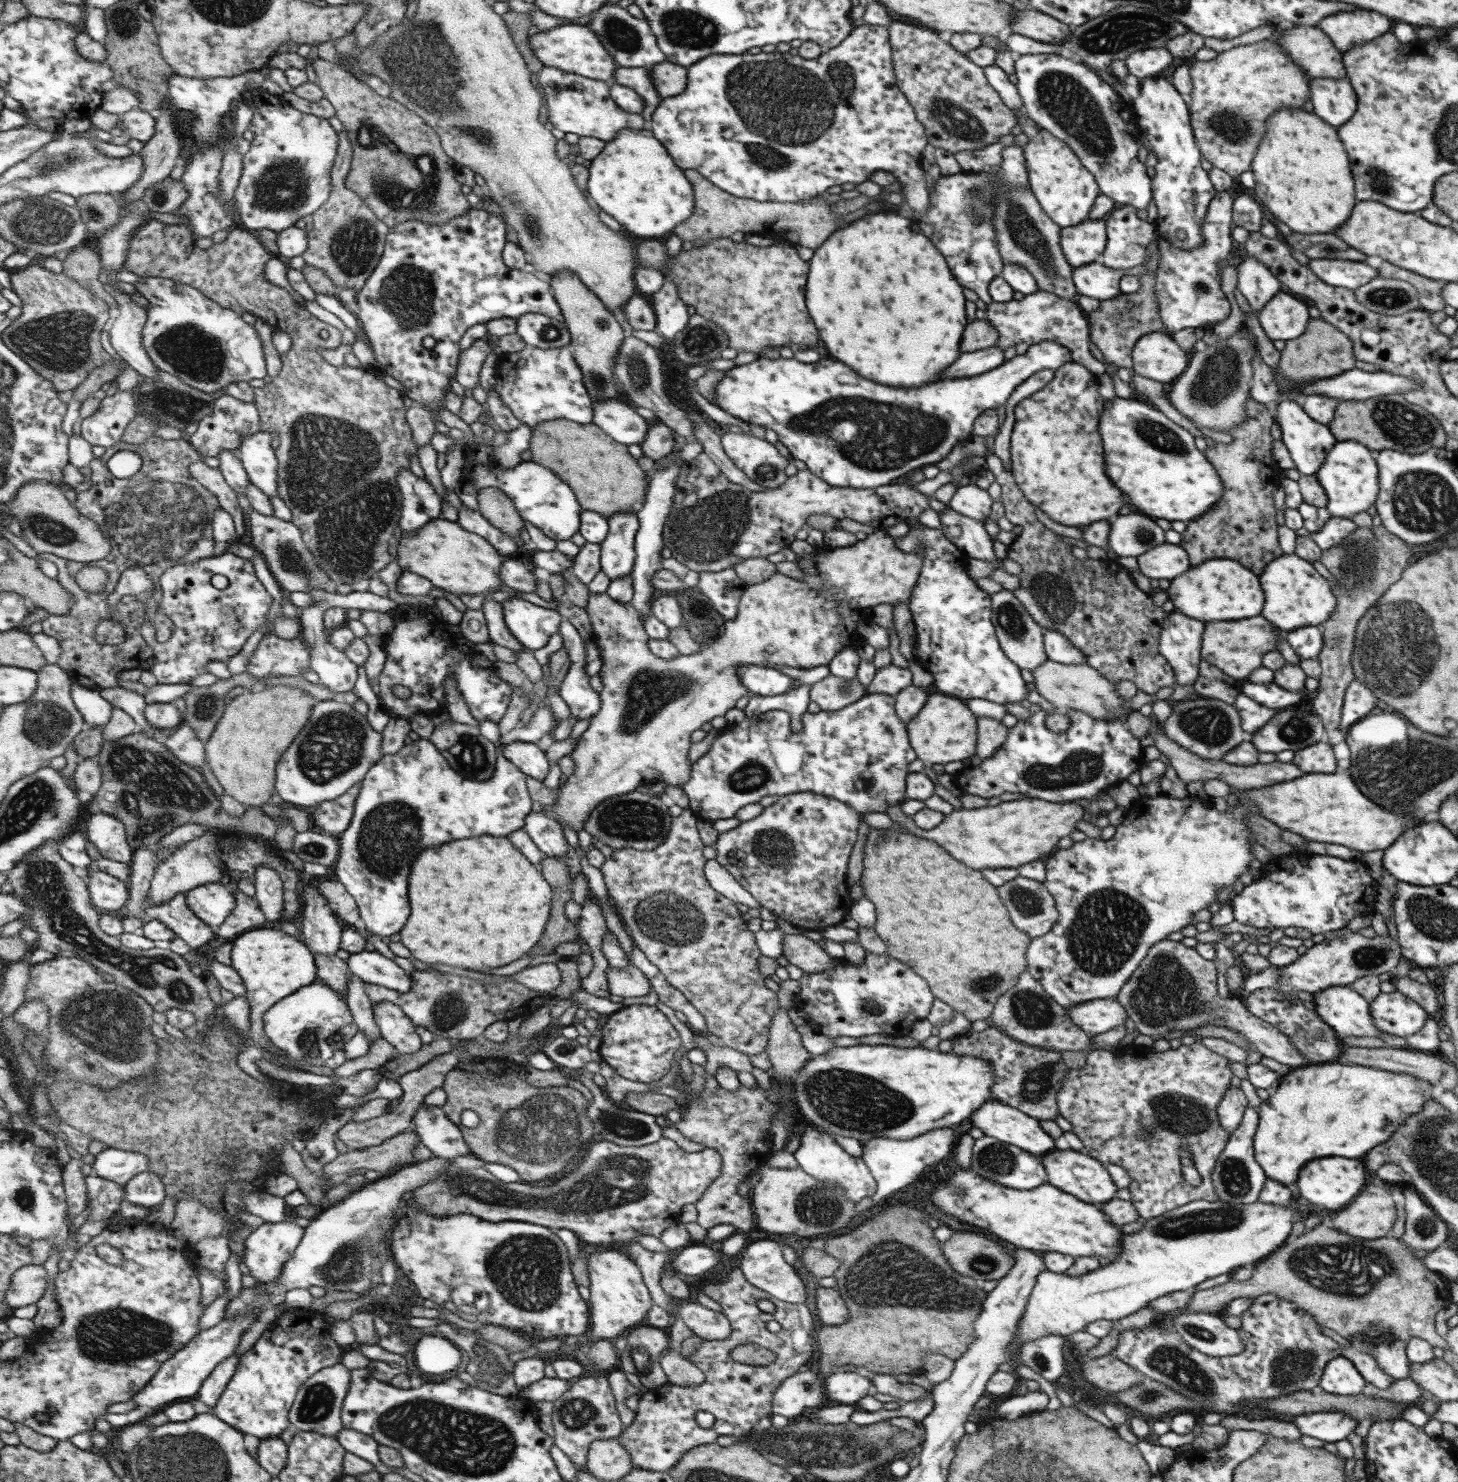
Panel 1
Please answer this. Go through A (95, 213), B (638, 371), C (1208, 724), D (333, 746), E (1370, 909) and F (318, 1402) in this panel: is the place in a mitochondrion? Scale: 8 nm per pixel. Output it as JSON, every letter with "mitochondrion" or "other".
{"A":"mitochondrion","B":"mitochondrion","C":"mitochondrion","D":"mitochondrion","E":"other","F":"mitochondrion"}

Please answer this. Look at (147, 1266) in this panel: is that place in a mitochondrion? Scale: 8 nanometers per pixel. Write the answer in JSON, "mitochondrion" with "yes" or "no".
{"mitochondrion":"no"}

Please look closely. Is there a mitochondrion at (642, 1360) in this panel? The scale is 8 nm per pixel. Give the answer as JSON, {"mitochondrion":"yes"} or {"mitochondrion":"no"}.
{"mitochondrion":"yes"}

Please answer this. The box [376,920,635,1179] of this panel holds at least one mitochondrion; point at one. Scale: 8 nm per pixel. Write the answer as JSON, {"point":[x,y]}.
{"point":[543,1132]}

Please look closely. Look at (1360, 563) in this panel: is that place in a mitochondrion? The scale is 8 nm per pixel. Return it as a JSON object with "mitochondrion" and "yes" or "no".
{"mitochondrion":"yes"}

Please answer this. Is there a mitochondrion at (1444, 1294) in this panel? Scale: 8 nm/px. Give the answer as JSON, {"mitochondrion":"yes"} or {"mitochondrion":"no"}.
{"mitochondrion":"no"}

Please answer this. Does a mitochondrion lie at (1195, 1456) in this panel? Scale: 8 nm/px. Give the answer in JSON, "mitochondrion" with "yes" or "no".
{"mitochondrion":"no"}

